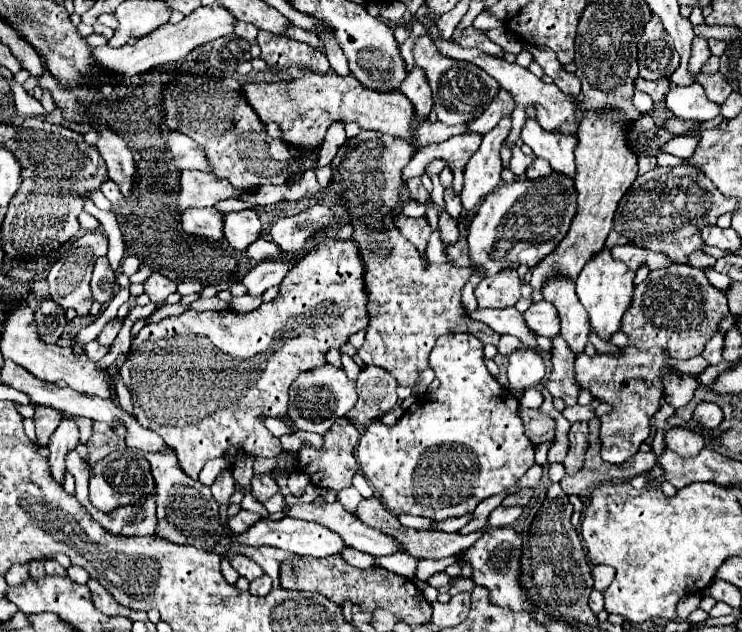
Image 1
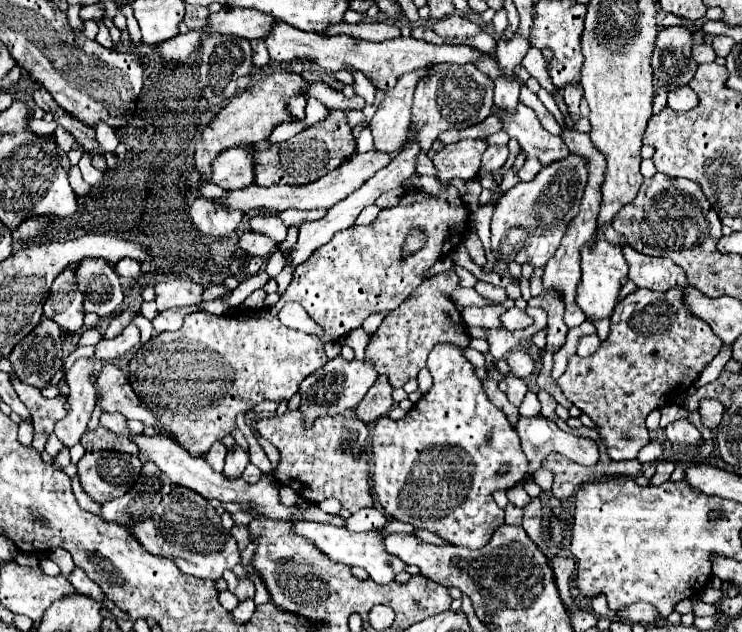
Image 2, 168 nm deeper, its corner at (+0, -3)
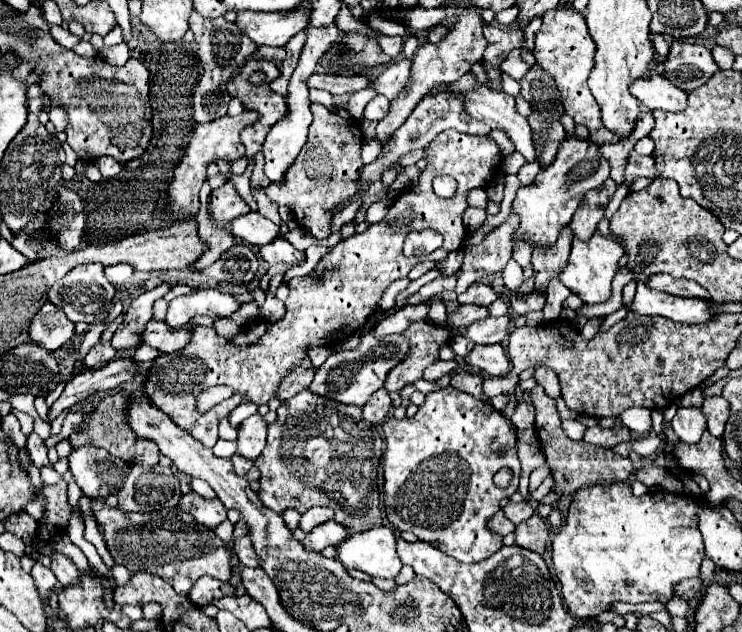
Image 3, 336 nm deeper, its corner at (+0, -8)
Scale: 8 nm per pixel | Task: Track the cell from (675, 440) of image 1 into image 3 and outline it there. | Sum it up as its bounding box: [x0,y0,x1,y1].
[672,406,706,444]

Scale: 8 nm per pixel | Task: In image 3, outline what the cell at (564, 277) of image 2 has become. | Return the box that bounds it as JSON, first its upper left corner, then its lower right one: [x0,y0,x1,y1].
[570,178,616,240]

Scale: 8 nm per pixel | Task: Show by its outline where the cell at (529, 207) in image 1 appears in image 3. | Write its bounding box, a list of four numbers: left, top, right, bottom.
[512,136,610,244]

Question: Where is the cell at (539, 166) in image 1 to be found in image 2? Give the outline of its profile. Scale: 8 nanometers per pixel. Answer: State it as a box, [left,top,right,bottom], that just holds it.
[518,157,542,181]

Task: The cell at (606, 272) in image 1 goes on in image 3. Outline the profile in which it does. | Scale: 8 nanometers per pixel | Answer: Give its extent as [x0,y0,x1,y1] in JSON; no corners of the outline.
[560,230,624,304]

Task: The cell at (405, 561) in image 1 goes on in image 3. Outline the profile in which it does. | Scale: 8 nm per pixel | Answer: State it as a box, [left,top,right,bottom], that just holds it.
[336,526,402,578]

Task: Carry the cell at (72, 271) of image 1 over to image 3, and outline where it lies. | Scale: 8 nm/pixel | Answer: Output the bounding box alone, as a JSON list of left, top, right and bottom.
[28,302,74,352]

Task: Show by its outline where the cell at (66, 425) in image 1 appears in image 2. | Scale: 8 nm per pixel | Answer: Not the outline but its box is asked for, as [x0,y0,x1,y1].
[56,359,100,447]

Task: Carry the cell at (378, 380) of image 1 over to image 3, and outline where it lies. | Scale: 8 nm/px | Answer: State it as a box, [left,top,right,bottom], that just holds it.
[364,388,392,424]

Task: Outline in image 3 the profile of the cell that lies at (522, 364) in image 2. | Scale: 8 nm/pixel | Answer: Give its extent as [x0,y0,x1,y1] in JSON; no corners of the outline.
[464,344,510,376]

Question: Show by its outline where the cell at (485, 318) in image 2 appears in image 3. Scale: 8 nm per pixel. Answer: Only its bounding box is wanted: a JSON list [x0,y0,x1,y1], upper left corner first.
[448,306,488,328]

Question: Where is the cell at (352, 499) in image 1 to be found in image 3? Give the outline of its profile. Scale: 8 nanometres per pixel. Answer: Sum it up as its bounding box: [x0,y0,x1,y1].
[300,508,334,532]

